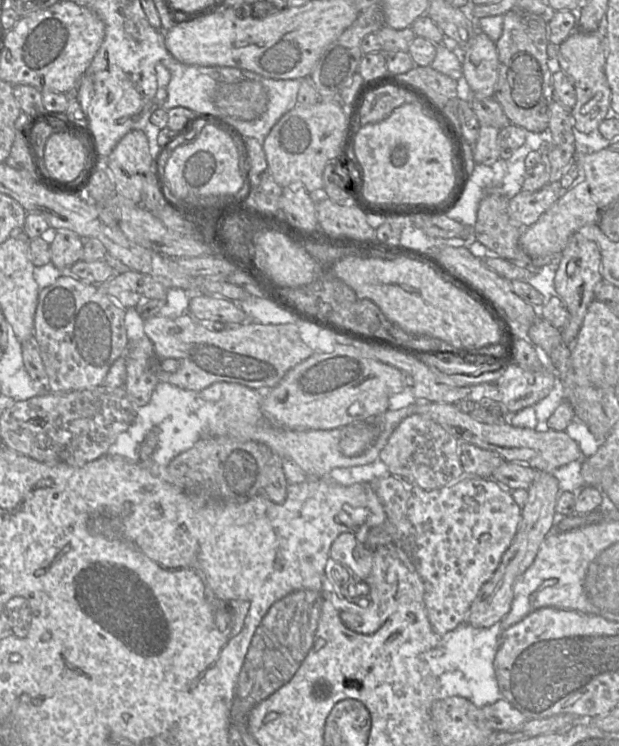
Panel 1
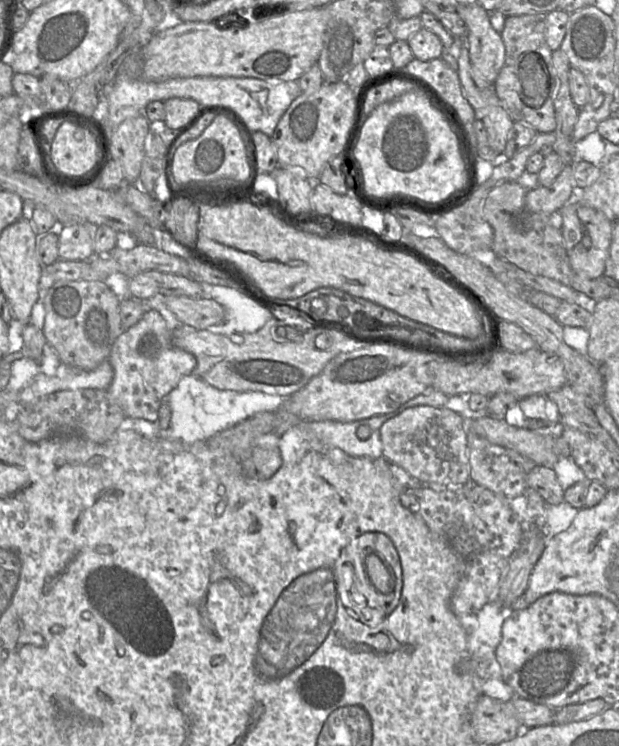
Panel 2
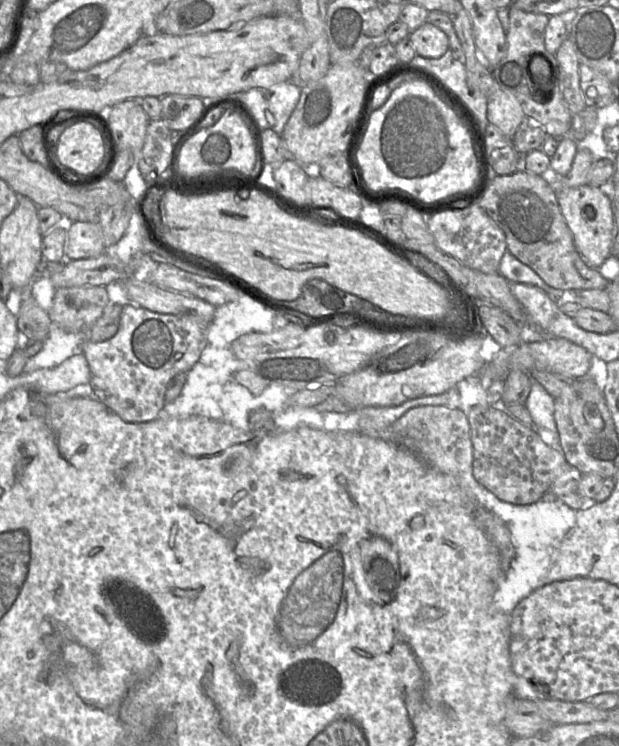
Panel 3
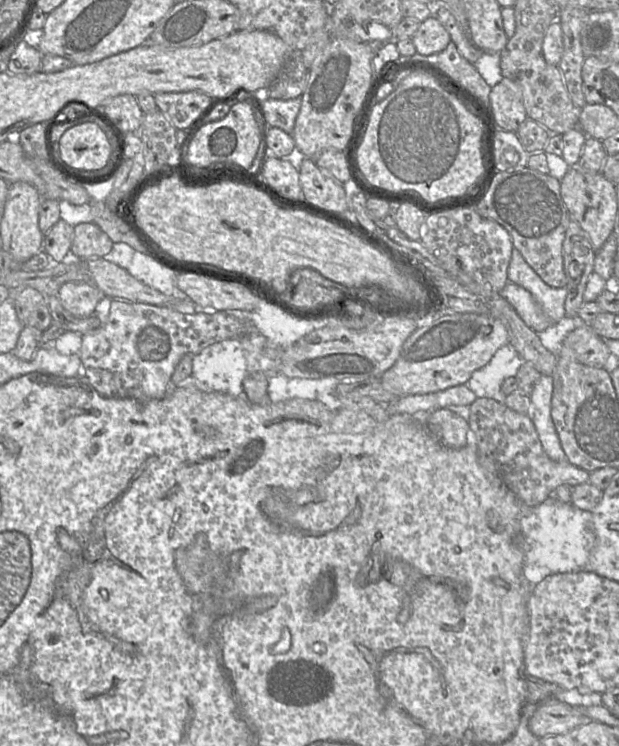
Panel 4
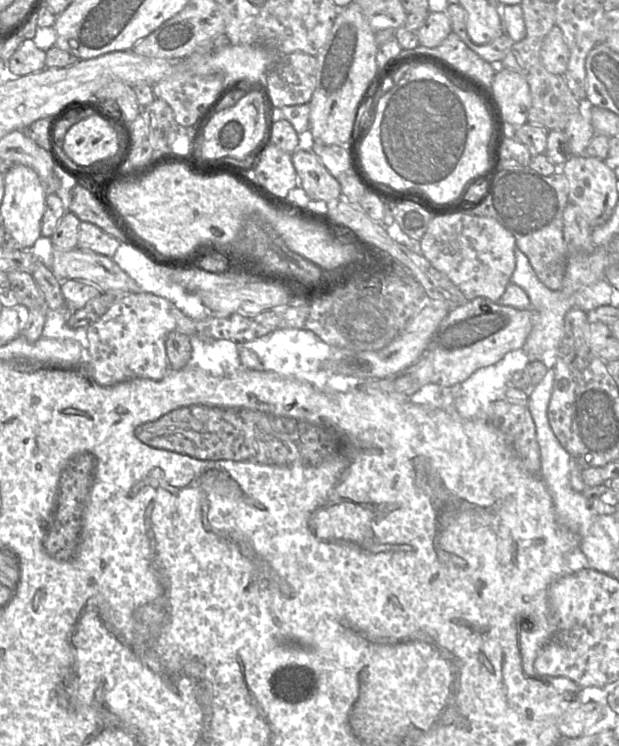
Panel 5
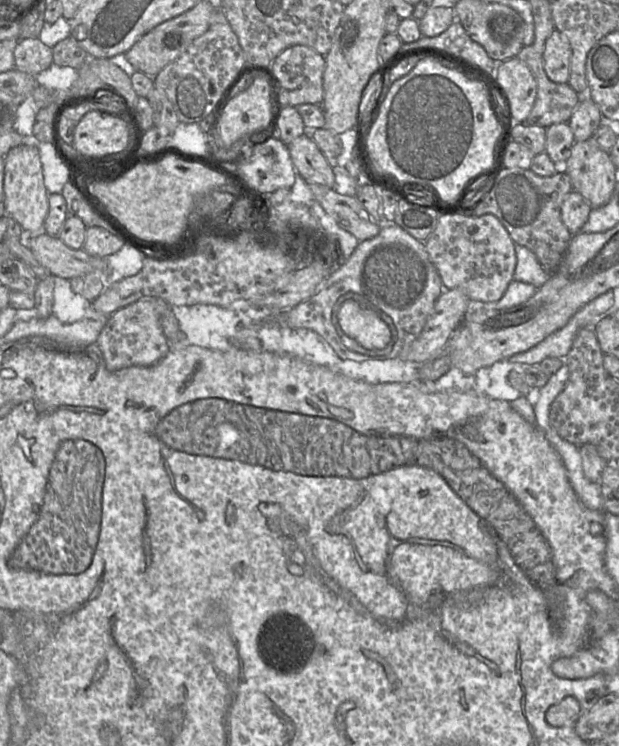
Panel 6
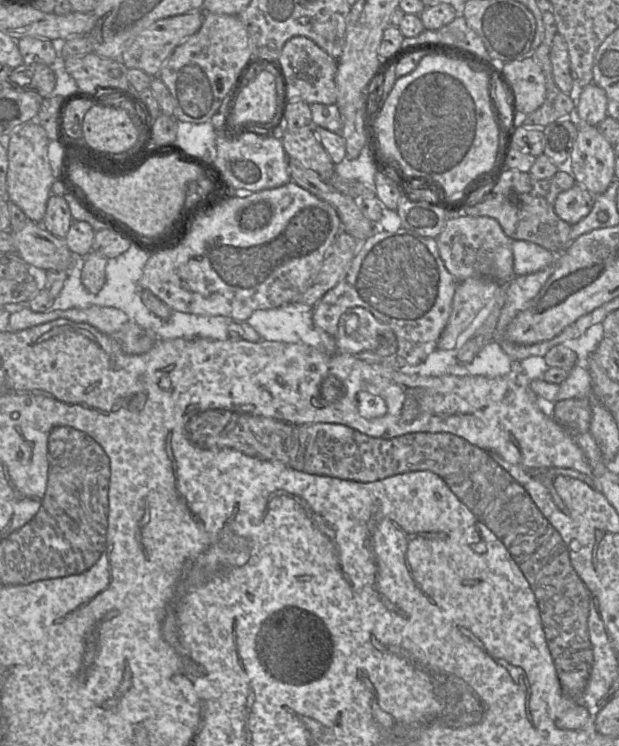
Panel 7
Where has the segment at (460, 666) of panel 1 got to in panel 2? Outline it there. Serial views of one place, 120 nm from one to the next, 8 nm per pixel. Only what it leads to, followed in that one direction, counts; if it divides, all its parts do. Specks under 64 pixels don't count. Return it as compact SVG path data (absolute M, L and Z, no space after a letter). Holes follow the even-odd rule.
M524 594L519 597L511 607L503 606L498 600L492 598L486 603L476 616L464 616L460 622L468 635L469 657L473 661L473 672L482 680L482 695L498 701L508 702L516 697L513 689L501 678L499 663L496 658L496 649L501 641L502 626L512 610L519 610L525 606Z

